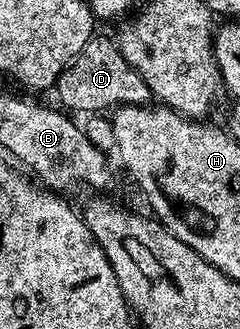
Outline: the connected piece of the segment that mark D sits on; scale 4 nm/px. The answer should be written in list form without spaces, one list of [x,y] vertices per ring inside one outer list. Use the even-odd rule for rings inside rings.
[[[100,33],[93,34],[82,53],[56,79],[54,94],[60,98],[59,106],[72,111],[105,111],[111,112],[117,107],[142,107],[152,99],[152,90],[142,81],[142,77],[122,57],[116,48],[115,38],[108,39]],[[72,110],[72,111],[71,111]]]

